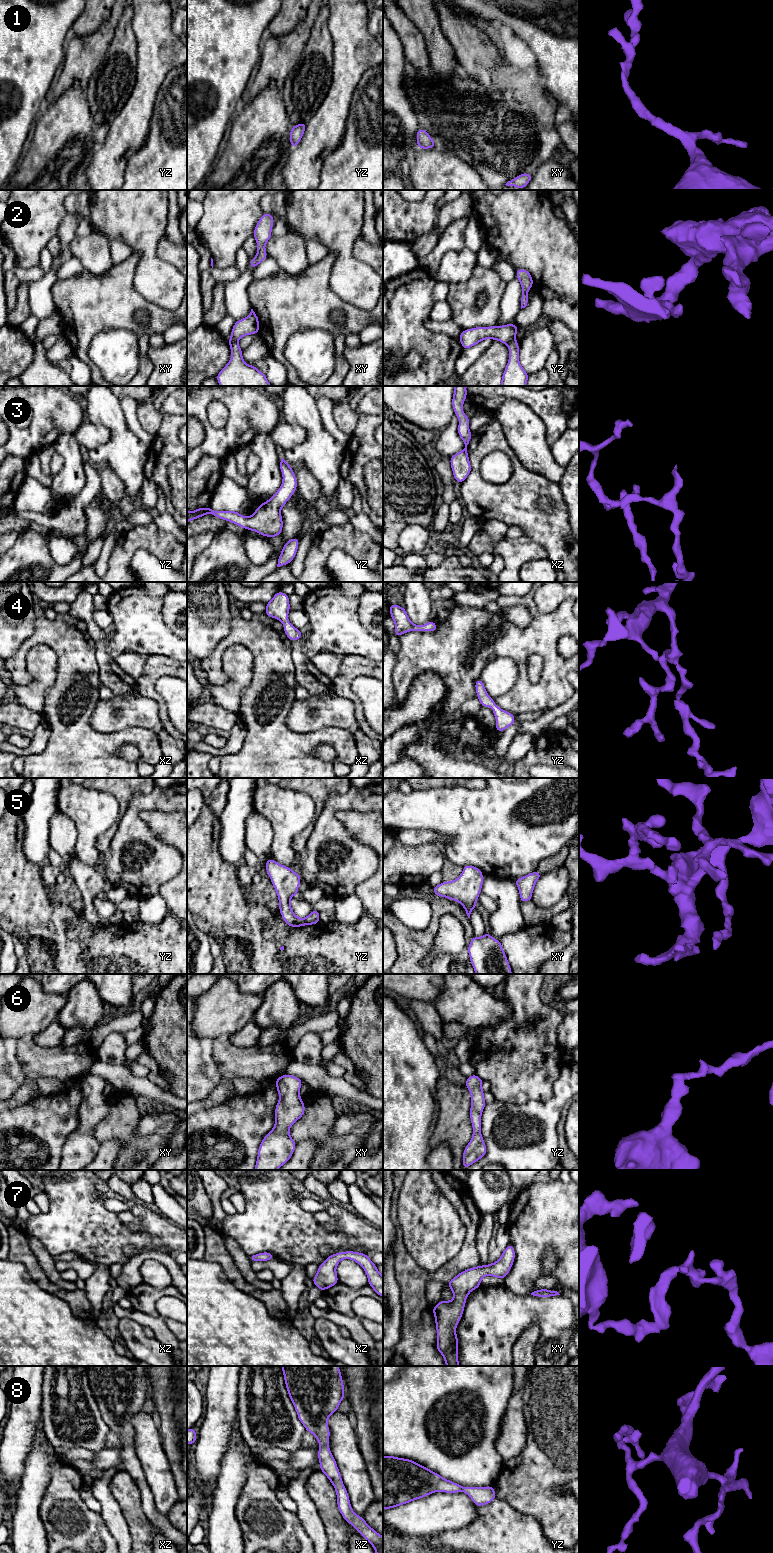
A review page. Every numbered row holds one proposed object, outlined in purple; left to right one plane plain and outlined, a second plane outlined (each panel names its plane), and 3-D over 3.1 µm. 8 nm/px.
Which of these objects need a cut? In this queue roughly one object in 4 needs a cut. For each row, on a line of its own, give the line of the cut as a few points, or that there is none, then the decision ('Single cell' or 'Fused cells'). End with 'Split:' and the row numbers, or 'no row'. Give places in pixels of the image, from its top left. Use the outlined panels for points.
1: No split. Single cell
2: Split along yz (514, 337), (507, 344). Fused cells
3: No split. Single cell
4: No split. Single cell
5: No split. Single cell
6: No split. Single cell
7: No split. Single cell
8: No split. Single cell
Split: 2

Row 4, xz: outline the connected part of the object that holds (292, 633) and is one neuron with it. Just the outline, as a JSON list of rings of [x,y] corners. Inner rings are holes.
[[[278,591],[273,598],[266,604],[265,614],[271,618],[278,619],[283,623],[284,632],[290,641],[299,640],[303,631],[296,629],[288,621],[290,611],[289,595]]]

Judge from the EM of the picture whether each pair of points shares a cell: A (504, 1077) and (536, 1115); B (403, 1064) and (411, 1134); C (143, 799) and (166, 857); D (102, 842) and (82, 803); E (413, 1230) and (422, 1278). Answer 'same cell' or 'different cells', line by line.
A: different cells
B: same cell
C: same cell
D: different cells
E: different cells

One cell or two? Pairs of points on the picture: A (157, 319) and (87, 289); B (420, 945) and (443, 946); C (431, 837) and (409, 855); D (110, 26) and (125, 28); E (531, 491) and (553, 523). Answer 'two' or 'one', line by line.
A: one
B: two
C: two
D: two
E: one

